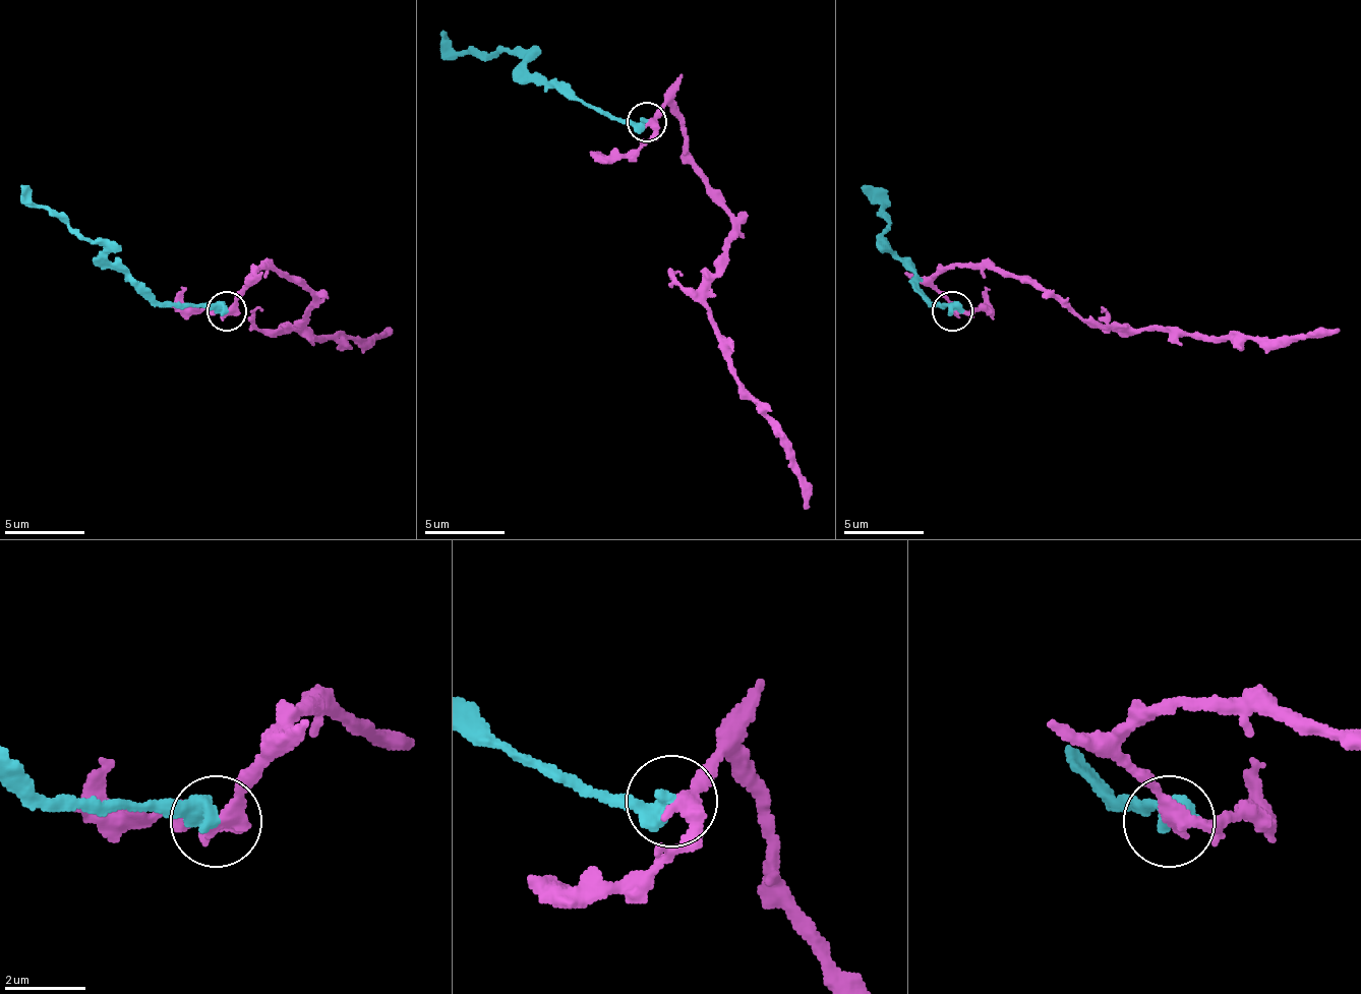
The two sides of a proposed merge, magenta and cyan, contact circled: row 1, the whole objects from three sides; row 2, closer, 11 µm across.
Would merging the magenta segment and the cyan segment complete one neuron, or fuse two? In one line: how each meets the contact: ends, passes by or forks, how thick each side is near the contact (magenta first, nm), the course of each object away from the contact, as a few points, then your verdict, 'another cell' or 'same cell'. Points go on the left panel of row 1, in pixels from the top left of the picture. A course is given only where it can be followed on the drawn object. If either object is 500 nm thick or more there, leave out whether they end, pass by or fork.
magenta passes by | cyan ends | 340/480 nm | magenta via (228, 312), (247, 280), (272, 269), (291, 276), (311, 296), (303, 320), (287, 328), (363, 340), (391, 328) | cyan via (228, 312), (148, 300), (100, 244), (40, 209), (20, 184) | another cell

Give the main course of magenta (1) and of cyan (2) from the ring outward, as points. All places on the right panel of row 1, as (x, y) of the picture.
1: (951, 312), (935, 280), (967, 269), (999, 269), (1026, 276), (1086, 320), (1275, 340), (1329, 336), (1338, 328)
2: (951, 312), (951, 308), (931, 300), (887, 244), (883, 209), (864, 184)

